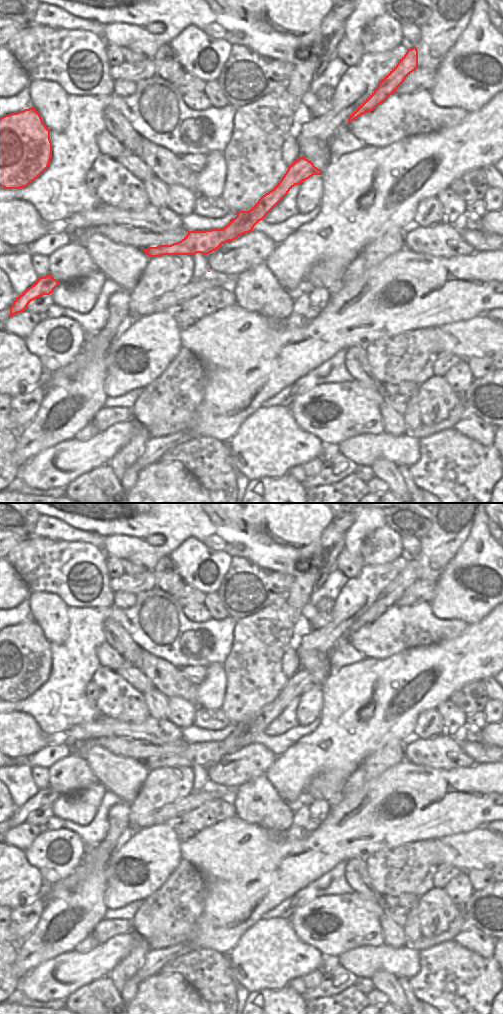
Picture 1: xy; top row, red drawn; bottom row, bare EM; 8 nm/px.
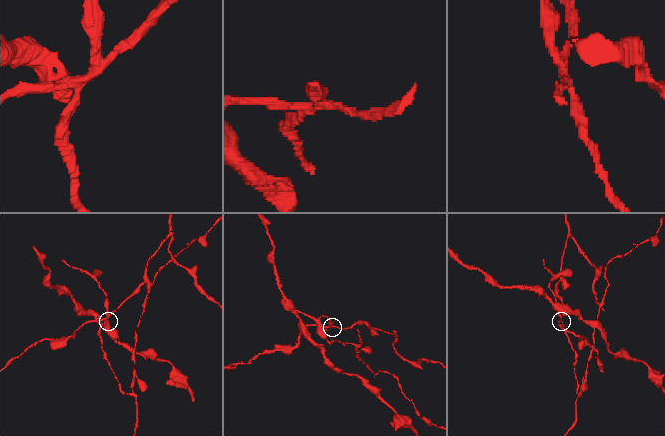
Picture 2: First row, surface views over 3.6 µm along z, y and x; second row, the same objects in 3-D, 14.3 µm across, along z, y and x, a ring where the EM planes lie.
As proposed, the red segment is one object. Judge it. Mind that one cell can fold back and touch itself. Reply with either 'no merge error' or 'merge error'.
merge error

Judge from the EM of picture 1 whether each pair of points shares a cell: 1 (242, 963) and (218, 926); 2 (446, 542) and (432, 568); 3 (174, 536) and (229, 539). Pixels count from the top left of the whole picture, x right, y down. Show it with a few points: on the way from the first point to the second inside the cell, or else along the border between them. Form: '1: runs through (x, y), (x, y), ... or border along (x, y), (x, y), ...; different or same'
1: border along (247, 930), (227, 954); different
2: runs through (440, 548), (432, 562); same
3: runs through (188, 530), (215, 530); same

